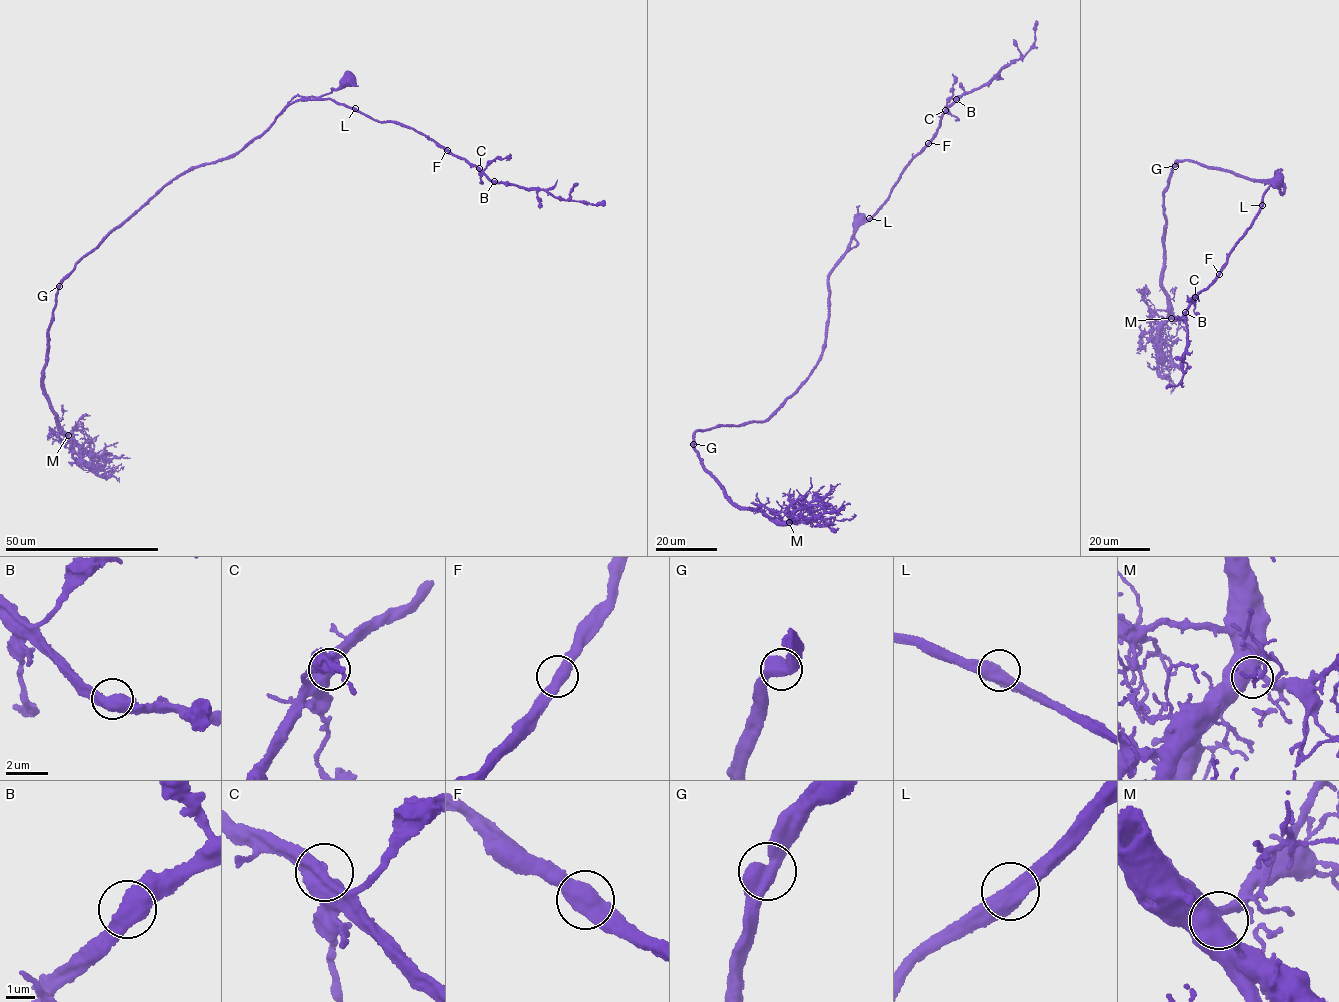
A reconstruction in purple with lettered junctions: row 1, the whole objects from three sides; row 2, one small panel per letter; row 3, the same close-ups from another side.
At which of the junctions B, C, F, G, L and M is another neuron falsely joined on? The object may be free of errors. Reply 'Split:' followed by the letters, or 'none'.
Split: none

